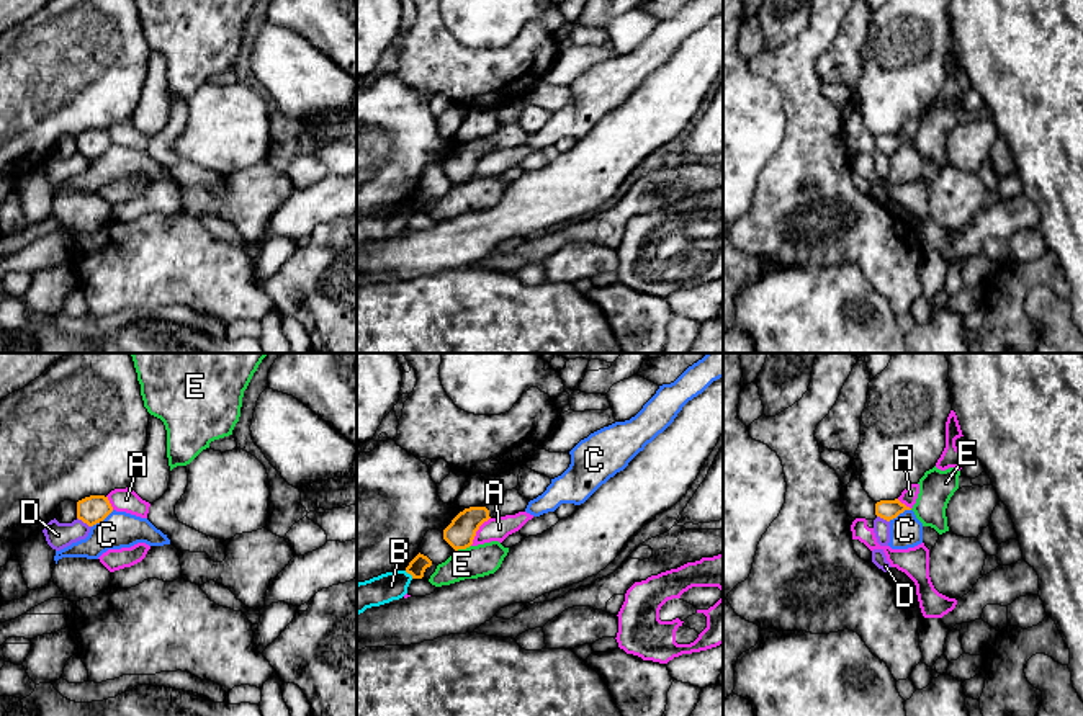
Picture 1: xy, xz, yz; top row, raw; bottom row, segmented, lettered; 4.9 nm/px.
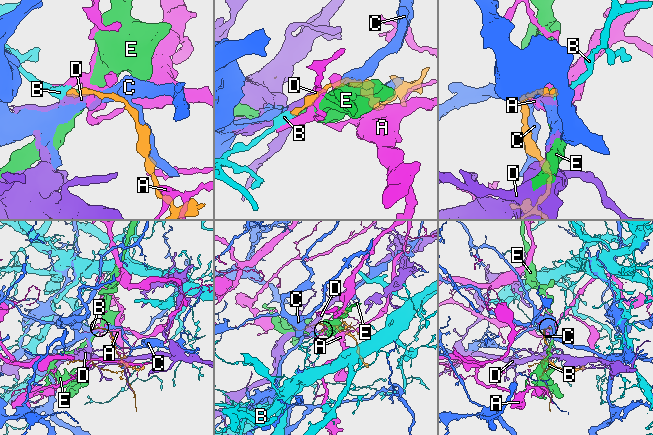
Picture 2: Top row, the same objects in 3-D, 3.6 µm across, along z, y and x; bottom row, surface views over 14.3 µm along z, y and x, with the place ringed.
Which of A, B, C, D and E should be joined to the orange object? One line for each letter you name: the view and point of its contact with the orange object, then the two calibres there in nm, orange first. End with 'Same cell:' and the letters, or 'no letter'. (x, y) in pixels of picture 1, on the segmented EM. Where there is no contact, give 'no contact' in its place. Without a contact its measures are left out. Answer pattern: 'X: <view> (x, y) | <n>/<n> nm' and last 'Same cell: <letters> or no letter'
Same cell: no letter

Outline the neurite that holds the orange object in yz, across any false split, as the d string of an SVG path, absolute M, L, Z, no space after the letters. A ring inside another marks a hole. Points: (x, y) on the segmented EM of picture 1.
M898 499L880 500L880 502L875 503L875 515L887 520L887 521L897 518L905 510L911 510L911 508L906 507L905 503L901 503Z

